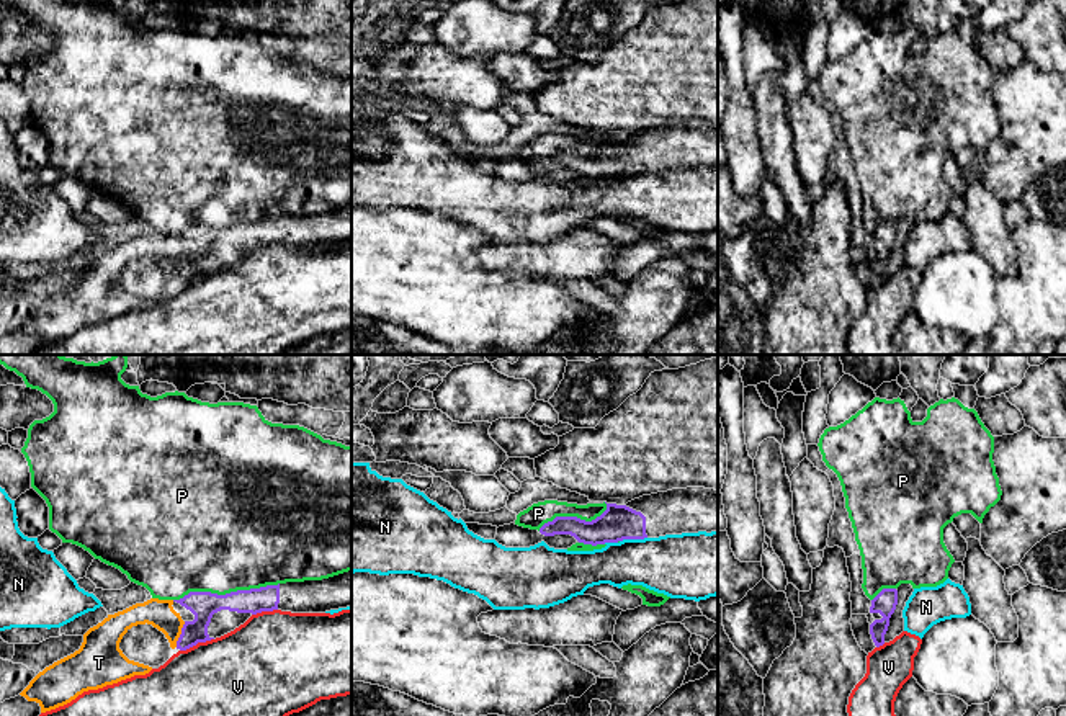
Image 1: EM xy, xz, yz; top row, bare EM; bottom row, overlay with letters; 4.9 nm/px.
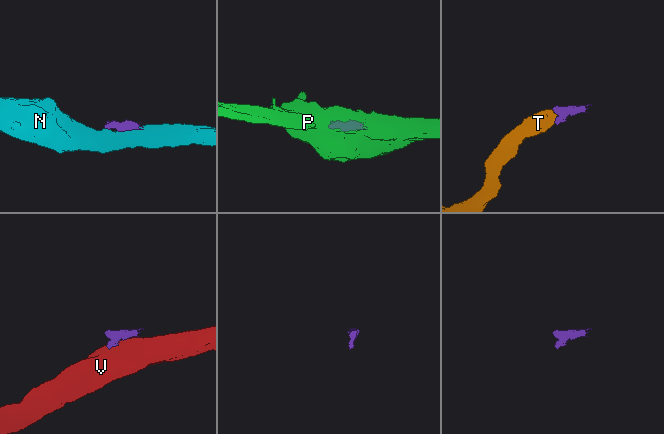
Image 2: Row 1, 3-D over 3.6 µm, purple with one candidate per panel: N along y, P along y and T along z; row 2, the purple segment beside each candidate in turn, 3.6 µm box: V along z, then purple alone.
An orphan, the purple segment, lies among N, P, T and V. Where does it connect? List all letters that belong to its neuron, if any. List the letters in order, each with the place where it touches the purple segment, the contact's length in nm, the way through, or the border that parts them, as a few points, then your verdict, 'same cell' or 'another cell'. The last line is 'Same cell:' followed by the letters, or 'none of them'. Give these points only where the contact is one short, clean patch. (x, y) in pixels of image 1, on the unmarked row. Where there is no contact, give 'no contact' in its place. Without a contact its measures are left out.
N: contact xz (633, 172); length 140 nm; another cell
P: contact xy (226, 228); length 550 nm; another cell
T: contact xy (180, 268); length 140 nm; way xy (203, 239), (203, 250), (180, 268), (159, 247); same cell
V: contact xy (197, 277); length 180 nm; another cell
Same cell: T

